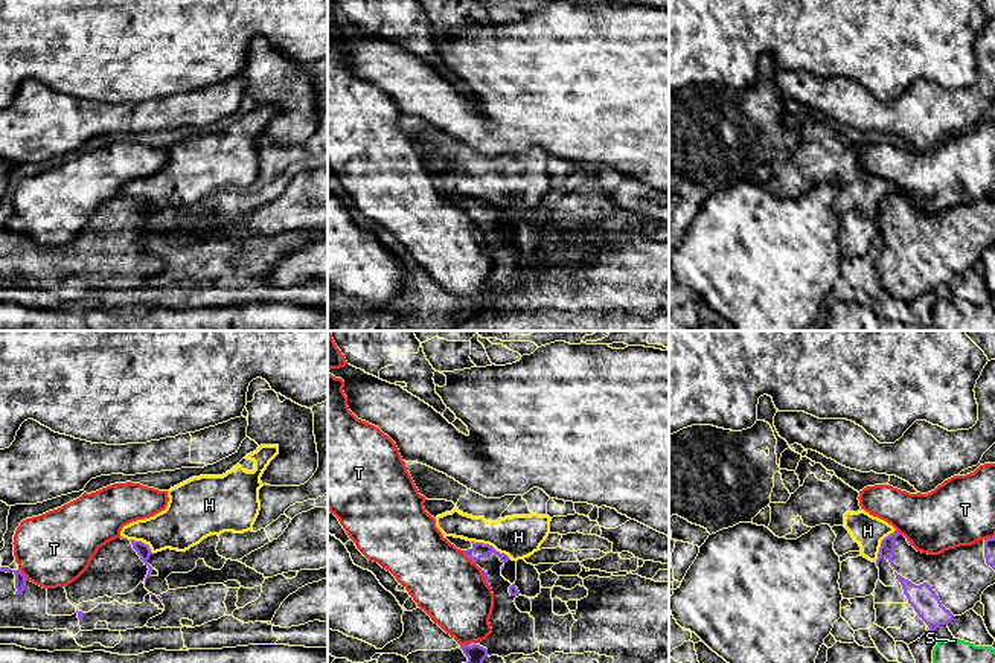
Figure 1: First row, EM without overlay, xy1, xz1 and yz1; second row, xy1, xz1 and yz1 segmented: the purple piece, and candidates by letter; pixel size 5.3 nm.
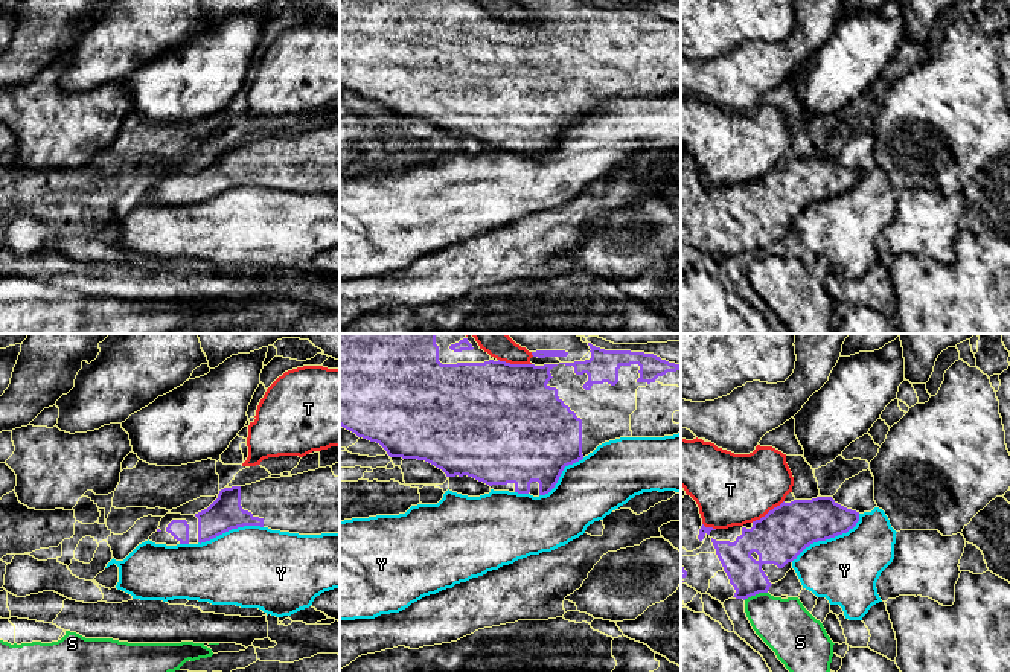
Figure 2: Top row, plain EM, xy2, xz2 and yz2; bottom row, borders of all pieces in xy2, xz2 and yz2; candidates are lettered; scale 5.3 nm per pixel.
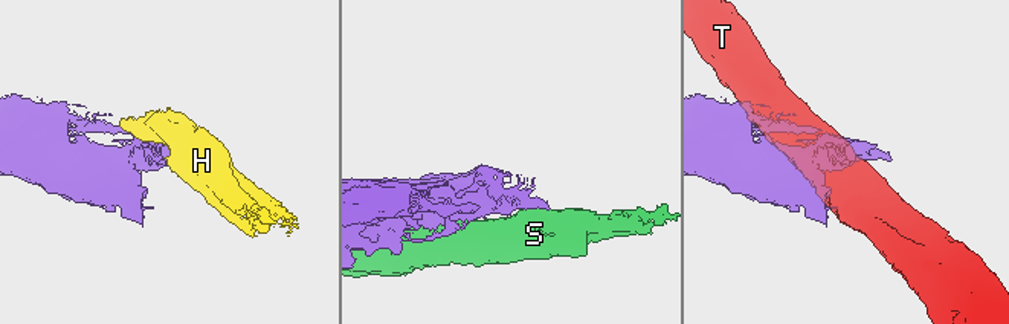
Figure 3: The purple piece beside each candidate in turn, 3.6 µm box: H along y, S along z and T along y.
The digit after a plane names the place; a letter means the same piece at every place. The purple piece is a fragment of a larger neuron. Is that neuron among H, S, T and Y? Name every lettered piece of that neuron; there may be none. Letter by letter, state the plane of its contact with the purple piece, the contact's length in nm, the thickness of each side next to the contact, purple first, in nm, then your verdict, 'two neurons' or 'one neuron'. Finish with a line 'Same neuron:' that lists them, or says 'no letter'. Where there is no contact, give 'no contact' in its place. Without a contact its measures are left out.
H: contact in xz1; length 220 nm; calibres 80 and 220 nm; two neurons
S: contact in yz2; length 130 nm; calibres 180 and 280 nm; two neurons
T: contact in xz2; length 180 nm; calibres 500 and 170 nm; two neurons
Y: contact in yz2; length 440 nm; calibres 280 and 360 nm; two neurons
Same neuron: no letter

